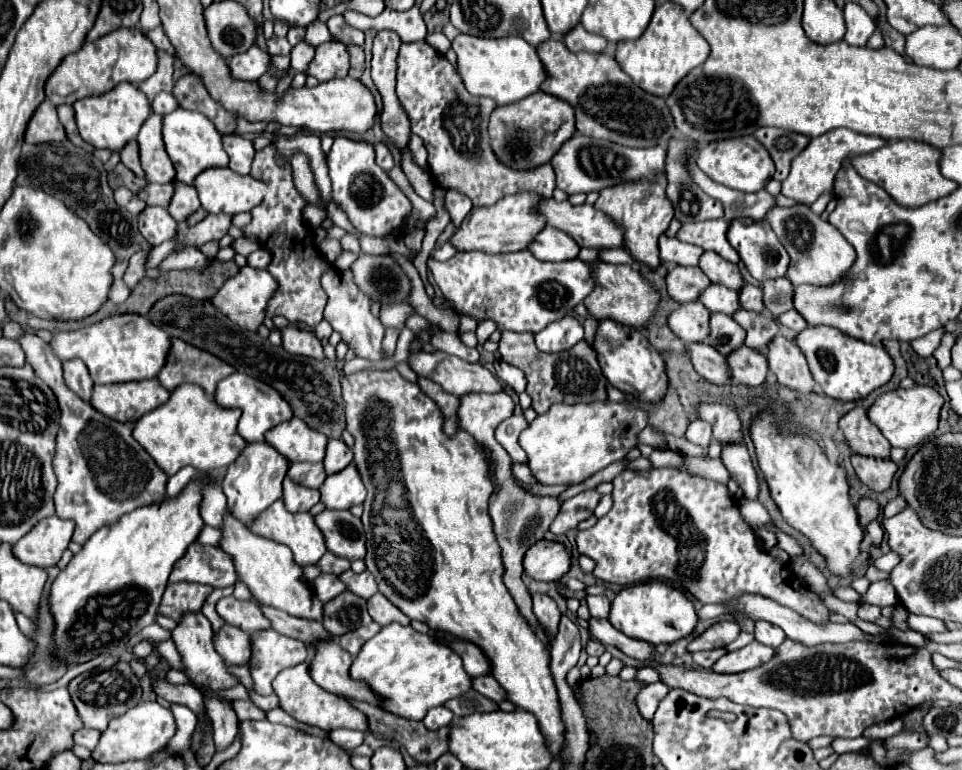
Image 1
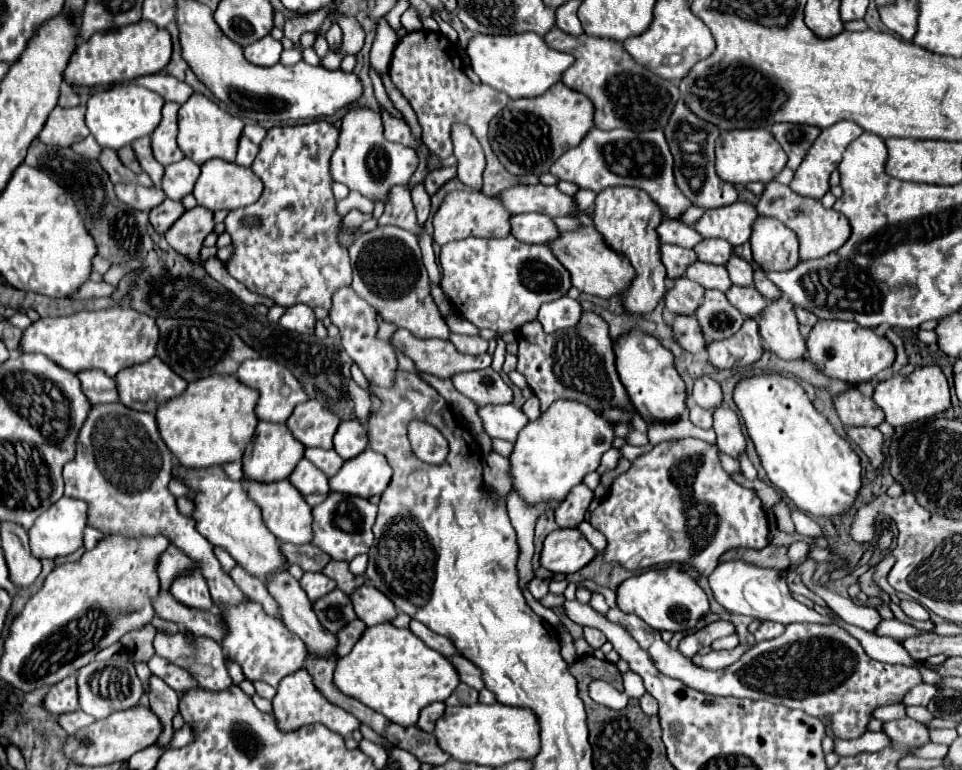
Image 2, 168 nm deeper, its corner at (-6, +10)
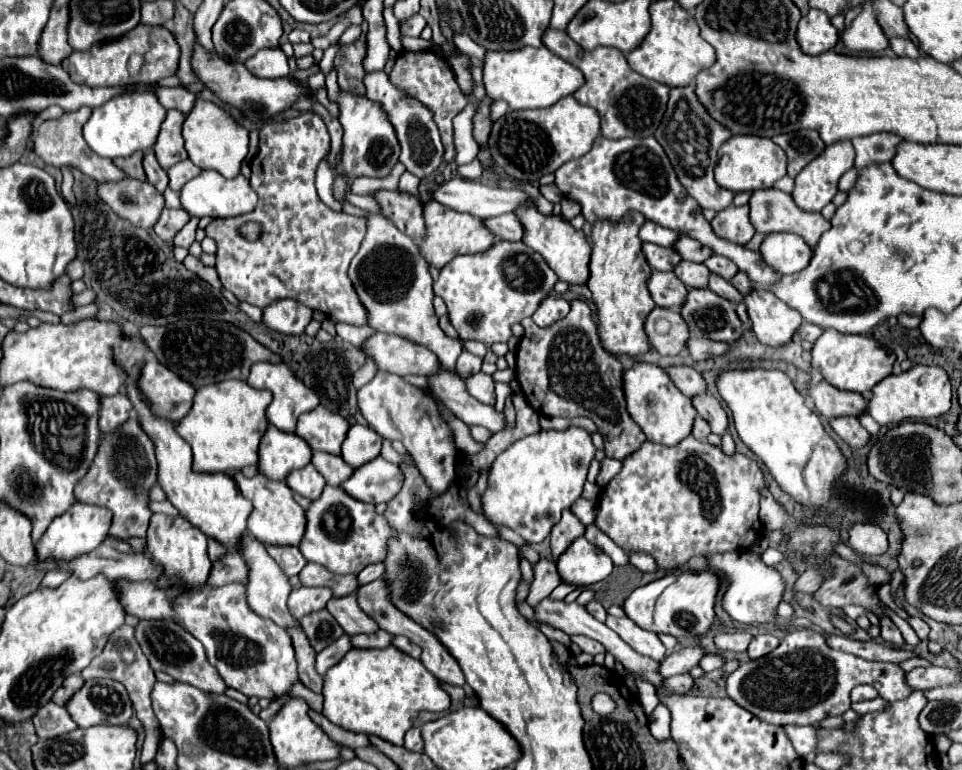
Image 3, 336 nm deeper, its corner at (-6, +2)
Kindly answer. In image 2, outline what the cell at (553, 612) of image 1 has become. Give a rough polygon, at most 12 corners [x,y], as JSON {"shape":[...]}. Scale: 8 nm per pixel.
{"shape":[[534,578],[528,584],[528,590],[534,598],[548,594],[548,582]]}

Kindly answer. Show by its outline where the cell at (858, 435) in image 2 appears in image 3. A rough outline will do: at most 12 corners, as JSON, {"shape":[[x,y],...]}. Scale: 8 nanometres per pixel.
{"shape":[[834,418],[830,426],[852,448],[870,442],[856,418]]}

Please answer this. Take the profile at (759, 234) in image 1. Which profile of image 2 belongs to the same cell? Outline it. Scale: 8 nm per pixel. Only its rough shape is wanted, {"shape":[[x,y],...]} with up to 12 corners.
{"shape":[[758,216],[750,244],[764,270],[800,262],[796,234]]}

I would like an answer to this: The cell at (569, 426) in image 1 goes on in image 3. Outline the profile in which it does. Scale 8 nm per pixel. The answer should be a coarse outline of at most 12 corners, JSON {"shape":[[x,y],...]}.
{"shape":[[540,430],[490,466],[484,516],[542,542],[596,448]]}

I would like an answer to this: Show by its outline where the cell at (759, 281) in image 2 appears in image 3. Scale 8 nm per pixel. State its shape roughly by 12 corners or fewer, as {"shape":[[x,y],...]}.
{"shape":[[738,272],[732,284],[740,294],[748,296],[754,290],[754,282],[748,274]]}

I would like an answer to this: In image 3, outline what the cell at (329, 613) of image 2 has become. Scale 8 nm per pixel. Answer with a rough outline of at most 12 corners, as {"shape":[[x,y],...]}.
{"shape":[[324,608],[300,620],[316,652],[332,644],[342,626]]}

